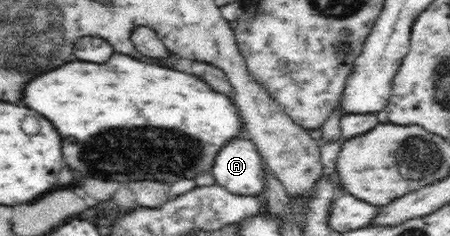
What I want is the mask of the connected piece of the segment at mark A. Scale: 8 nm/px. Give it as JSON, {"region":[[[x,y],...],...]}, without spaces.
{"region":[[[233,137],[217,153],[213,161],[213,177],[229,193],[258,195],[263,198],[264,166],[264,161],[251,140]]]}

